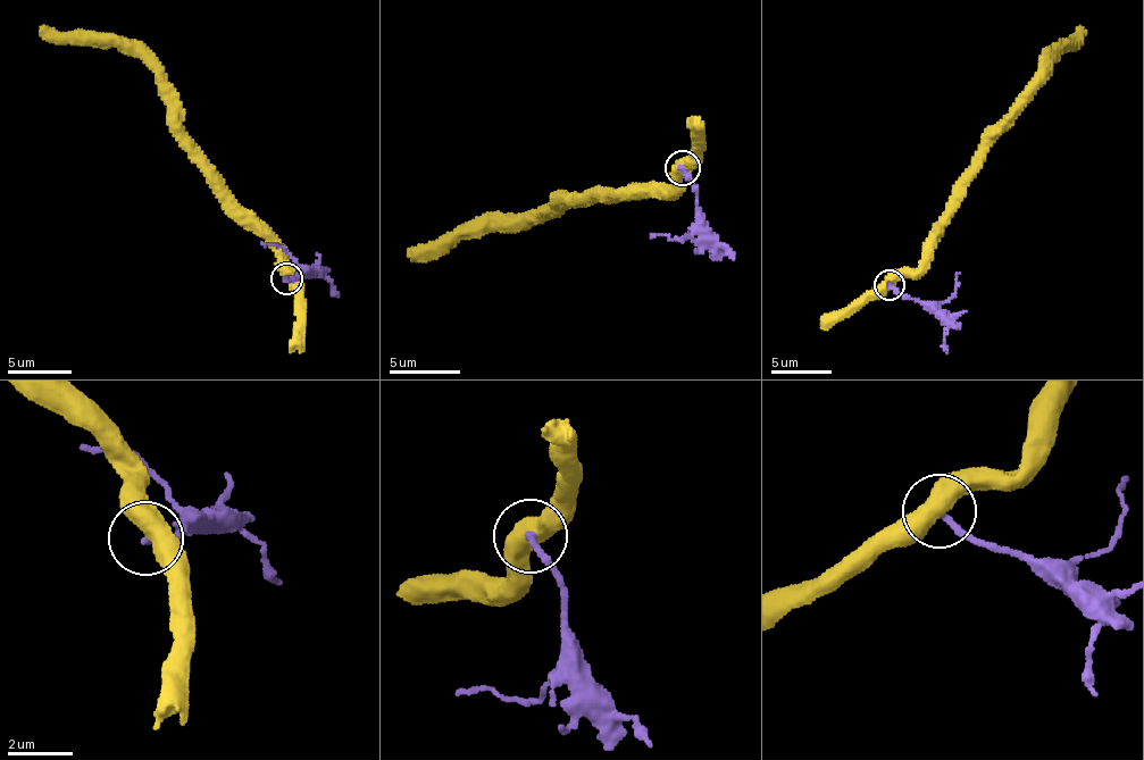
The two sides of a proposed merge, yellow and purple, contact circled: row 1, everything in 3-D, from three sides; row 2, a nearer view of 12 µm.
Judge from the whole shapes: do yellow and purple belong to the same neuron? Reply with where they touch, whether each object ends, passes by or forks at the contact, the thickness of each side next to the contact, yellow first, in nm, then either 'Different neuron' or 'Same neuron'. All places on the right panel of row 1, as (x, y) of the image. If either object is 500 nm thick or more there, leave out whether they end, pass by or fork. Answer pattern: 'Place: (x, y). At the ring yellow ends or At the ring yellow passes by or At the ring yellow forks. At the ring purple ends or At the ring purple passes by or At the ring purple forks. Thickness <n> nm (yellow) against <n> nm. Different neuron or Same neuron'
Place: (890, 285). Thickness 550 nm (yellow) against 200 nm. Different neuron

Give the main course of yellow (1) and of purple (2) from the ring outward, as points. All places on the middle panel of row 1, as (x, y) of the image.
1: (683, 167), (676, 188), (666, 192), (643, 185), (566, 202), (518, 219), (458, 228), (408, 256)
2: (683, 167), (696, 194), (693, 232), (673, 240), (651, 237)

